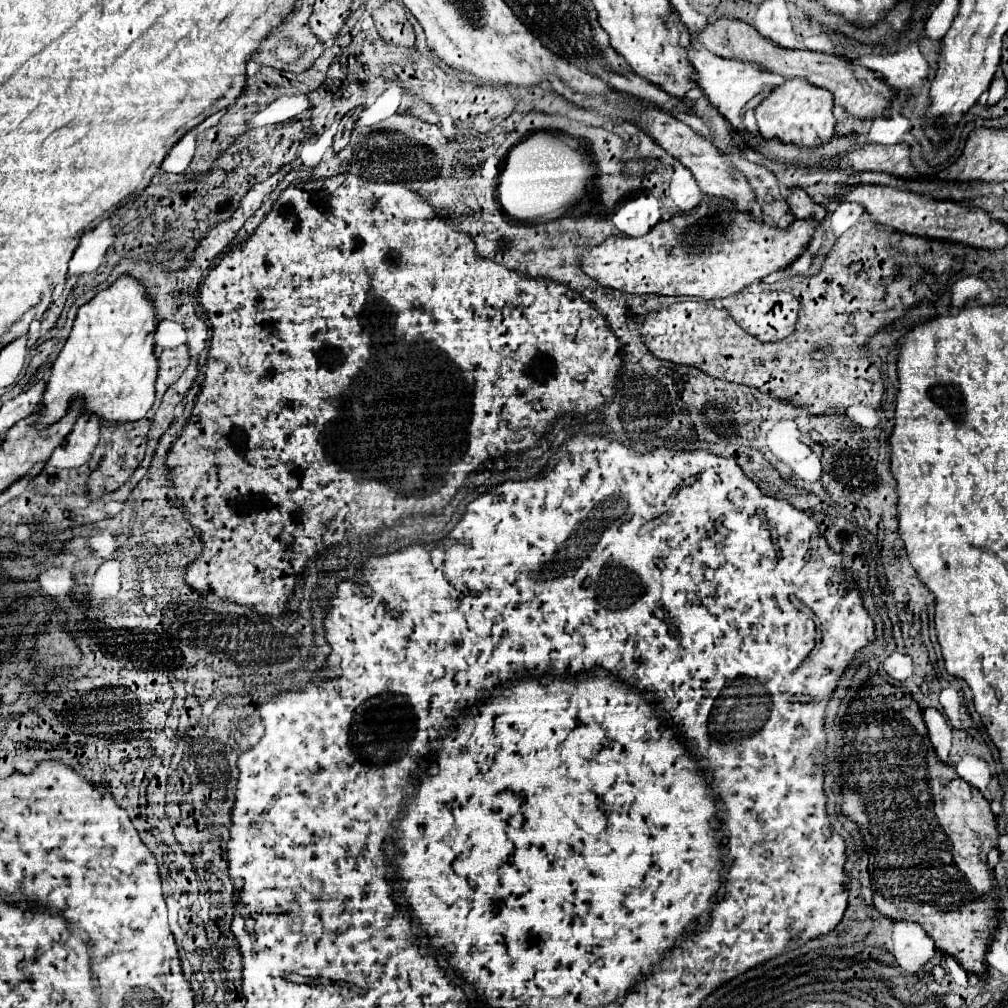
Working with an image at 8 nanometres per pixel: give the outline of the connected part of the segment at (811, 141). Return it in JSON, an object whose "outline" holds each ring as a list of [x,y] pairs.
{"outline":[[[790,78],[776,86],[756,108],[756,122],[760,134],[768,138],[780,138],[798,146],[820,146],[834,134],[836,118],[832,114],[834,98],[828,90],[804,82],[804,78]]]}

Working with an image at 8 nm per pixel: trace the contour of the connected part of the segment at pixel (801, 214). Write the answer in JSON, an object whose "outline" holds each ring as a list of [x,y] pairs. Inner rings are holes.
{"outline":[[[790,188],[786,192],[786,202],[788,202],[792,214],[800,220],[816,218],[818,222],[822,222],[826,216],[826,208],[822,204],[816,204],[802,188]]]}

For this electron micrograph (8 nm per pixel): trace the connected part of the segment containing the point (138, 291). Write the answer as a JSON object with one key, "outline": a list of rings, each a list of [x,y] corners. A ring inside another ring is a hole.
{"outline":[[[122,274],[114,284],[106,290],[98,292],[90,302],[78,308],[72,332],[58,354],[52,376],[48,380],[42,410],[40,410],[40,428],[56,422],[66,414],[68,404],[74,398],[84,398],[84,410],[98,414],[106,422],[134,422],[146,416],[150,406],[154,404],[154,382],[158,376],[158,356],[154,348],[156,334],[156,306],[152,296],[146,292],[142,280],[132,274]]]}

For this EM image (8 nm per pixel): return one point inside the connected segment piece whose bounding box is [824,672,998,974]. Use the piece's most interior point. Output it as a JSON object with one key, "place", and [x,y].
{"place":[927,832]}

